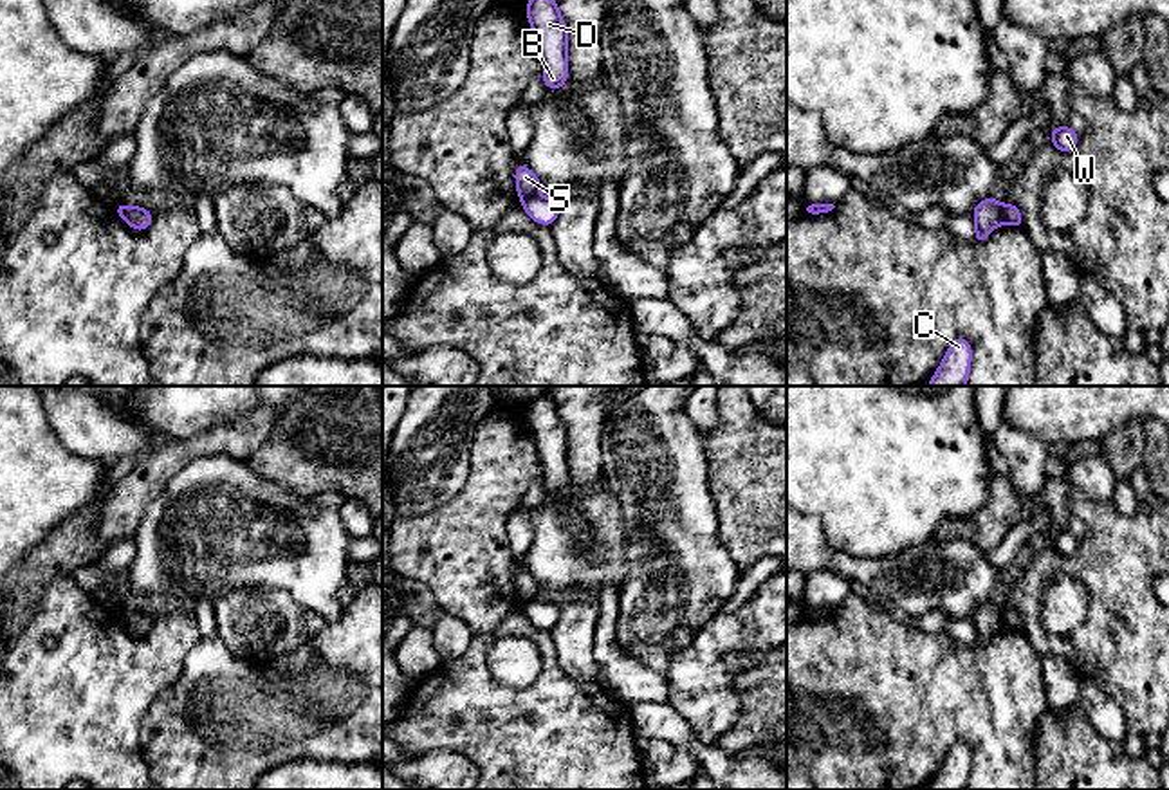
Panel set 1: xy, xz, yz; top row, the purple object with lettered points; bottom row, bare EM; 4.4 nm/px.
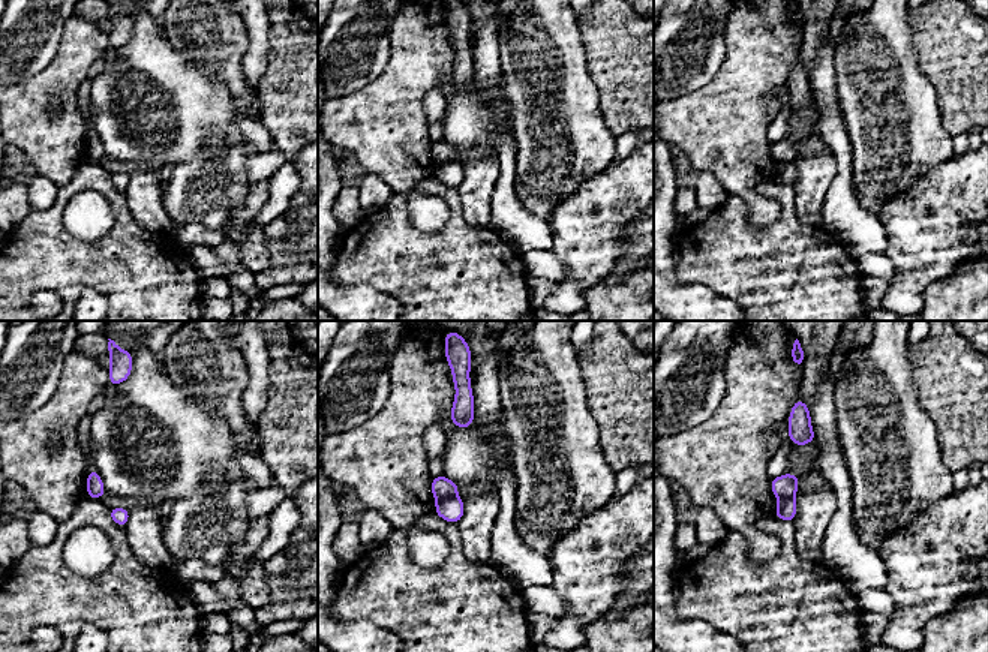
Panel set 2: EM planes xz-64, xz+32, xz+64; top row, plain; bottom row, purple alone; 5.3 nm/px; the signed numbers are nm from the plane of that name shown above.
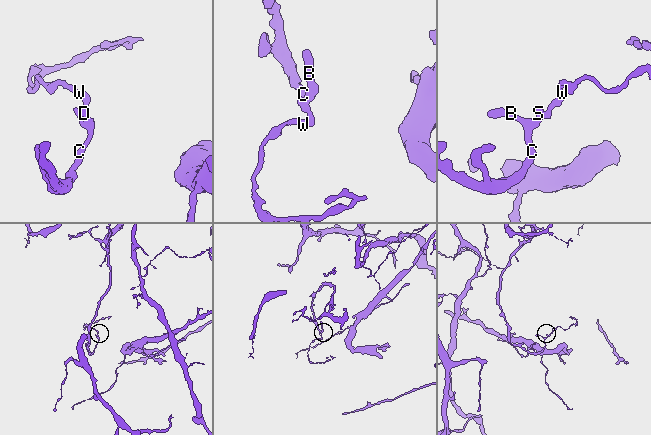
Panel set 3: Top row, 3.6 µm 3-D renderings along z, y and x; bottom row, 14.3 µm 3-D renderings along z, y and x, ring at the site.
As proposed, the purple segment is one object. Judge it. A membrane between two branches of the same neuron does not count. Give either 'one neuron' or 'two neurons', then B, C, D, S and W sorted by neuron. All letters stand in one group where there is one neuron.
two neurons | B C D S / W

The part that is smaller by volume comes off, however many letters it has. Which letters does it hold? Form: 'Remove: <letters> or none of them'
Remove: W

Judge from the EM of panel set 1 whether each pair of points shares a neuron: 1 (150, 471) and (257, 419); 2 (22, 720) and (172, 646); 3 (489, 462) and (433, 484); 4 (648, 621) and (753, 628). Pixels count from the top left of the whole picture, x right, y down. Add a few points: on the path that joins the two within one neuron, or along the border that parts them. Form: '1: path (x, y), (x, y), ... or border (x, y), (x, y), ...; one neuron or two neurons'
1: path (177, 453), (206, 442), (230, 439); one neuron
2: path (60, 715), (69, 713), (103, 679), (134, 670); one neuron
3: border (477, 428), (471, 471), (444, 504); two neurons
4: border (717, 612), (675, 655); two neurons

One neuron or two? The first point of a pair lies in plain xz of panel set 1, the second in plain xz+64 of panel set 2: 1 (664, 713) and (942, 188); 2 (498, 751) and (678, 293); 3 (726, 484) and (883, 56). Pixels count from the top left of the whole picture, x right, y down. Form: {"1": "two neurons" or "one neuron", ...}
{"1": "two neurons", "2": "two neurons", "3": "two neurons"}

